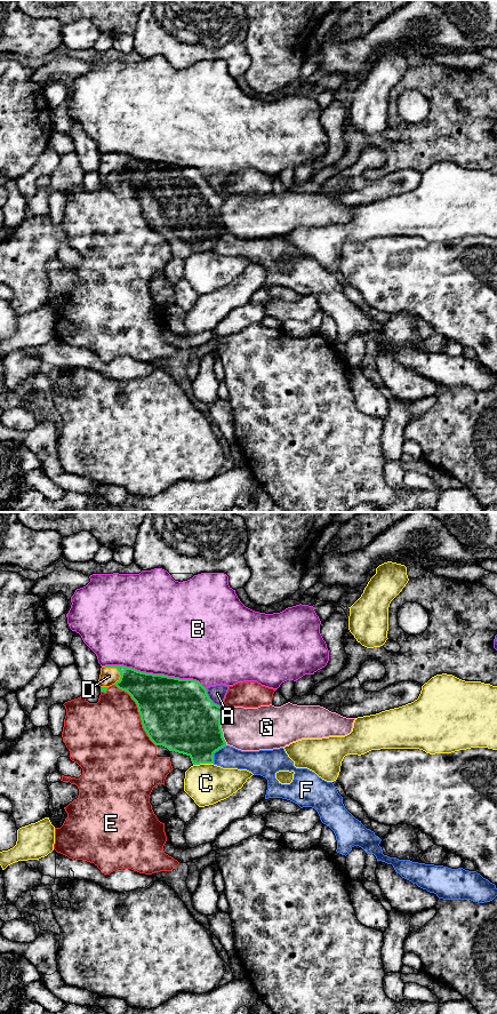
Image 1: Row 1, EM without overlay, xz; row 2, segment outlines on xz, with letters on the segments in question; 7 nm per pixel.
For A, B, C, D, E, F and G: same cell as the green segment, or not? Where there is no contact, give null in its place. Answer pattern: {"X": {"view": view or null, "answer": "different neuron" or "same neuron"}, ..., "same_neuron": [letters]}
{"A": {"view": "xz", "answer": "different neuron"}, "B": {"view": "xz", "answer": "different neuron"}, "C": {"view": "xz", "answer": "different neuron"}, "D": {"view": "xz", "answer": "same neuron"}, "E": {"view": "xz", "answer": "different neuron"}, "F": {"view": "xz", "answer": "different neuron"}, "G": {"view": "xz", "answer": "different neuron"}, "same_neuron": ["D"]}

